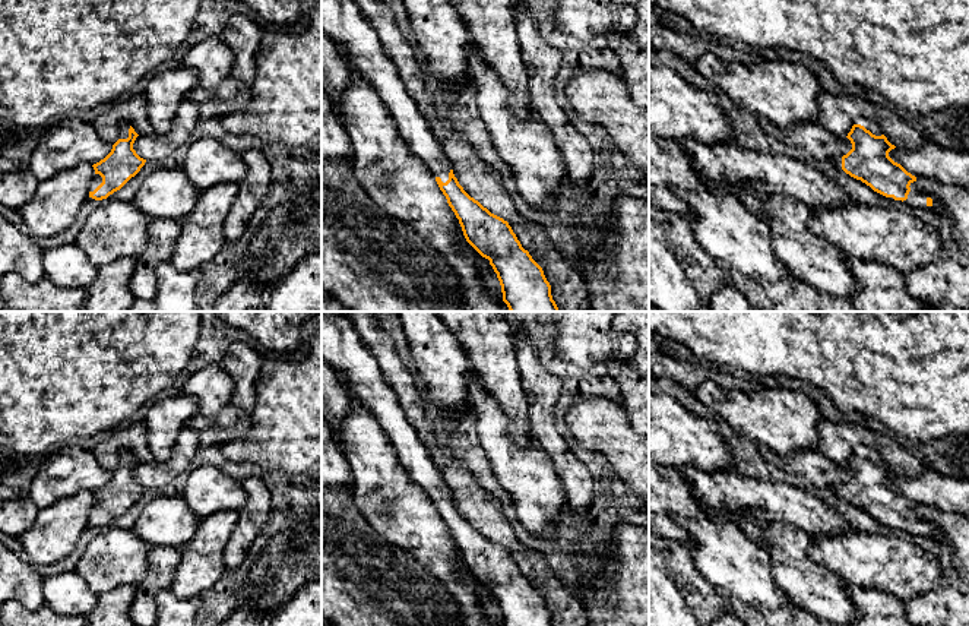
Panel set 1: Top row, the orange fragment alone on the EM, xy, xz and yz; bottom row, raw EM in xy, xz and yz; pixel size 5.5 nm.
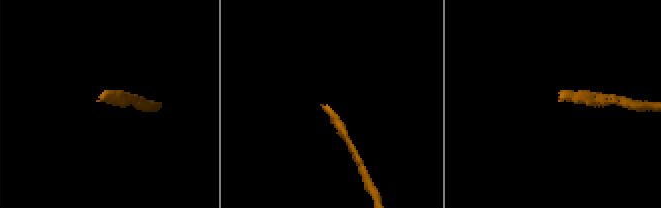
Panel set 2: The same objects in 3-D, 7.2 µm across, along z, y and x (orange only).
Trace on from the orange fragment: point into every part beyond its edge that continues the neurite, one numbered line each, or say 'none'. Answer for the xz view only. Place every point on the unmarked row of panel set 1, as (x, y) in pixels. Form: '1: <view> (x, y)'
1: xz (344, 351)

